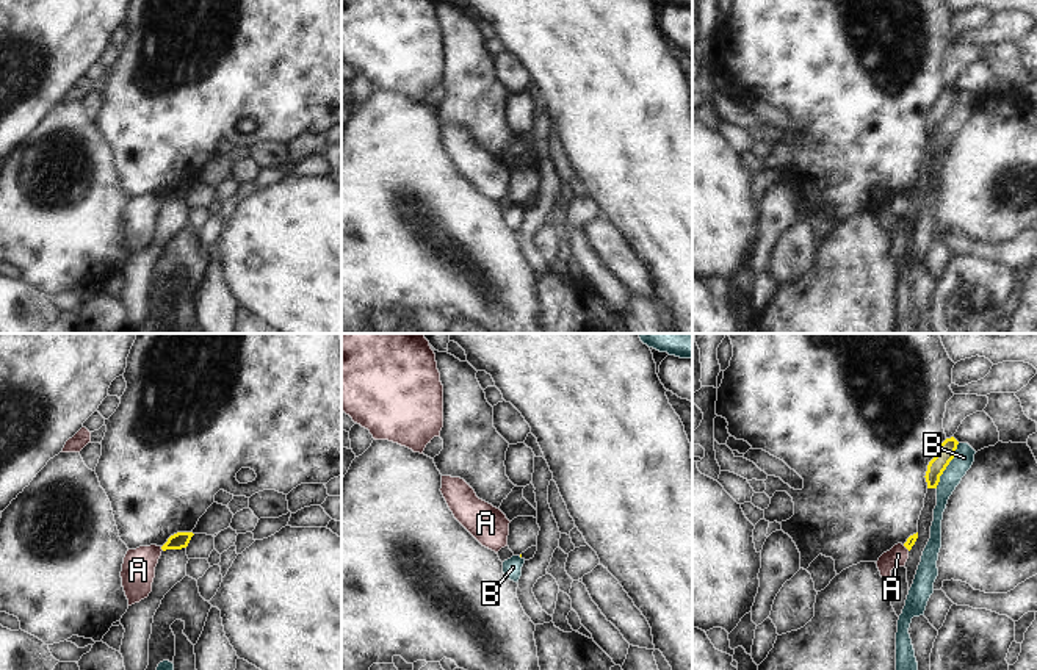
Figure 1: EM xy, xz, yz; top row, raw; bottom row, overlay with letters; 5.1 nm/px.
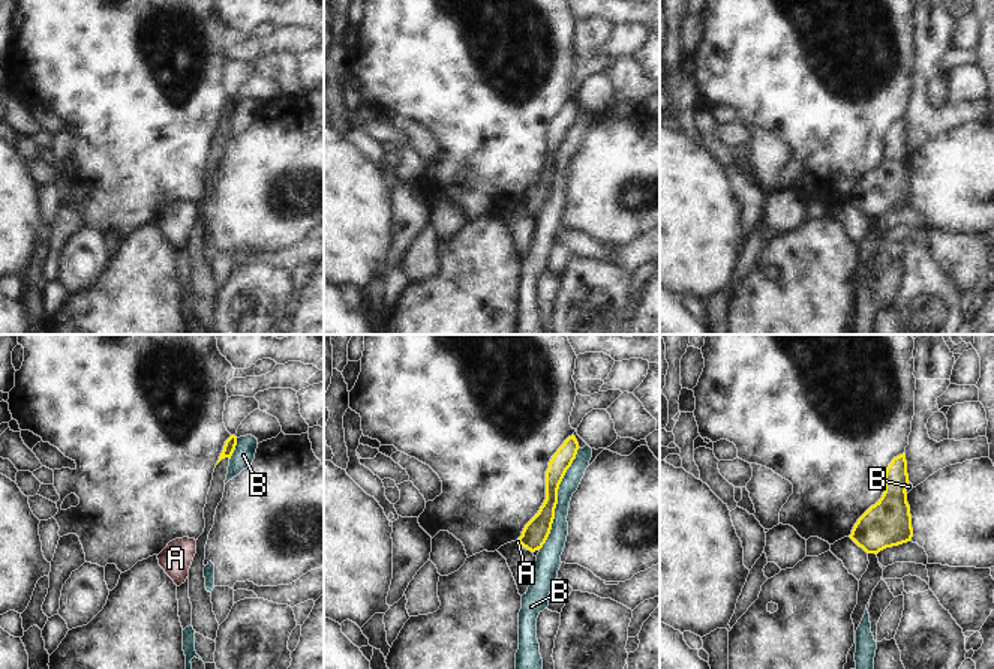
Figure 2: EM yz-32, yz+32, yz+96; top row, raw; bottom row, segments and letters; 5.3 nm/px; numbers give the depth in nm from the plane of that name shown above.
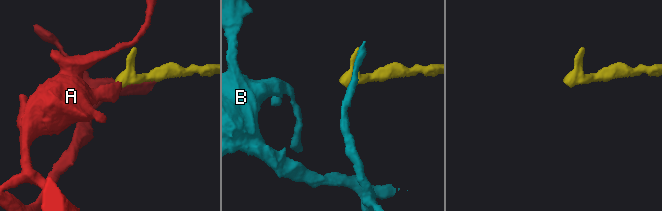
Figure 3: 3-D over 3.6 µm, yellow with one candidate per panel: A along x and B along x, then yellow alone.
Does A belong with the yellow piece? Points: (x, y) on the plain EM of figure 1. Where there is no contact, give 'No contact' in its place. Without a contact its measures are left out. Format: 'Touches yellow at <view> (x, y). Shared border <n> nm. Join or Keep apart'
Touches yellow at xy (162, 198). Shared border 30 nm. Keep apart

